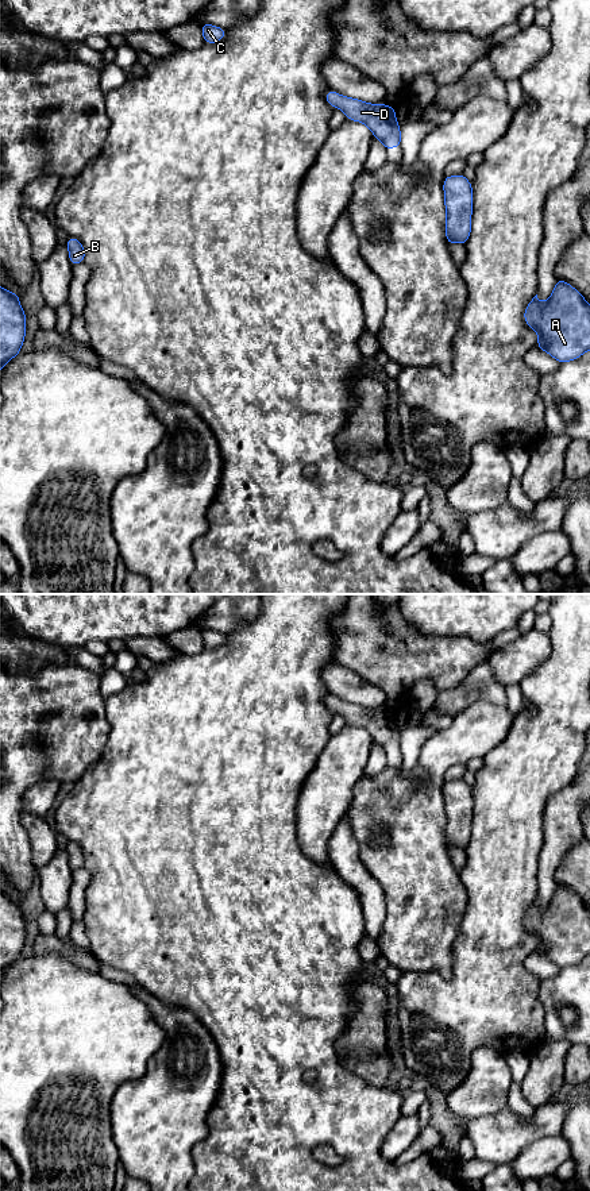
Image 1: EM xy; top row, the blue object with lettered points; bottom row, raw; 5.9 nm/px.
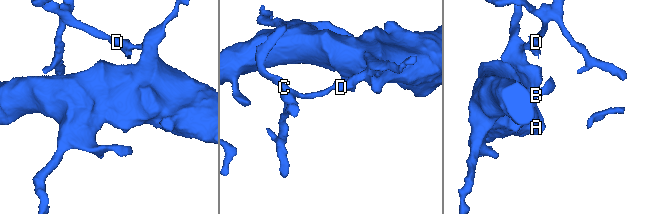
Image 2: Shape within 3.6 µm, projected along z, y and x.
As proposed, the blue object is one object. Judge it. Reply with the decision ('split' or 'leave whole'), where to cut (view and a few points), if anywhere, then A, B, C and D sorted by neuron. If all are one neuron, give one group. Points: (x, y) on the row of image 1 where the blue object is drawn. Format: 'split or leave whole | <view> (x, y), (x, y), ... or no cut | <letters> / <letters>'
leave whole | no cut | A B C D

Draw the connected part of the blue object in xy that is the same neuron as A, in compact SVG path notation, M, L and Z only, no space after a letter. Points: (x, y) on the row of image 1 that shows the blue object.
M562 278L544 304L537 294L531 300L524 320L539 334L536 347L559 363L575 361L590 350L590 305Z

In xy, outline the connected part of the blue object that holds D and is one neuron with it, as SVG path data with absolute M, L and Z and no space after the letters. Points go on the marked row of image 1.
M329 89L324 97L331 107L342 109L348 120L365 123L385 150L401 147L400 124L396 120L396 109L390 105L367 104L338 95L333 89Z

